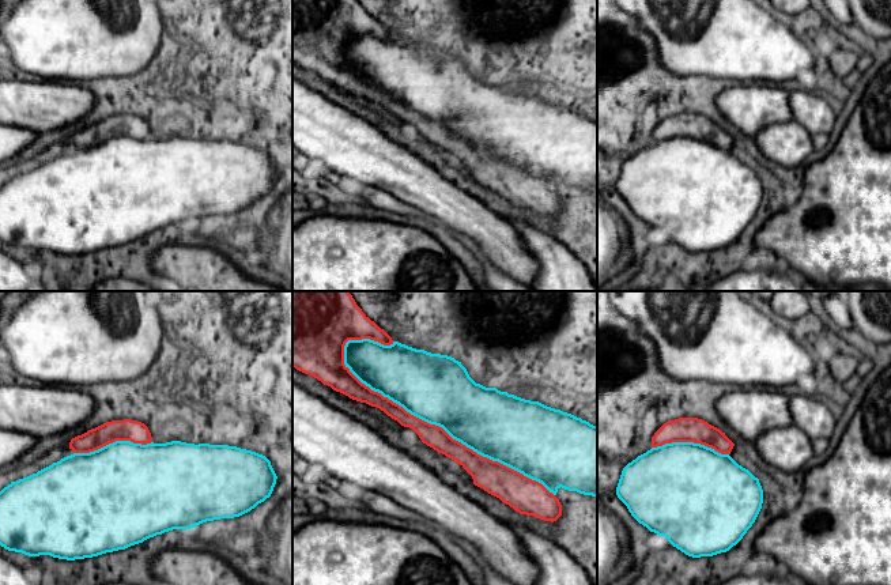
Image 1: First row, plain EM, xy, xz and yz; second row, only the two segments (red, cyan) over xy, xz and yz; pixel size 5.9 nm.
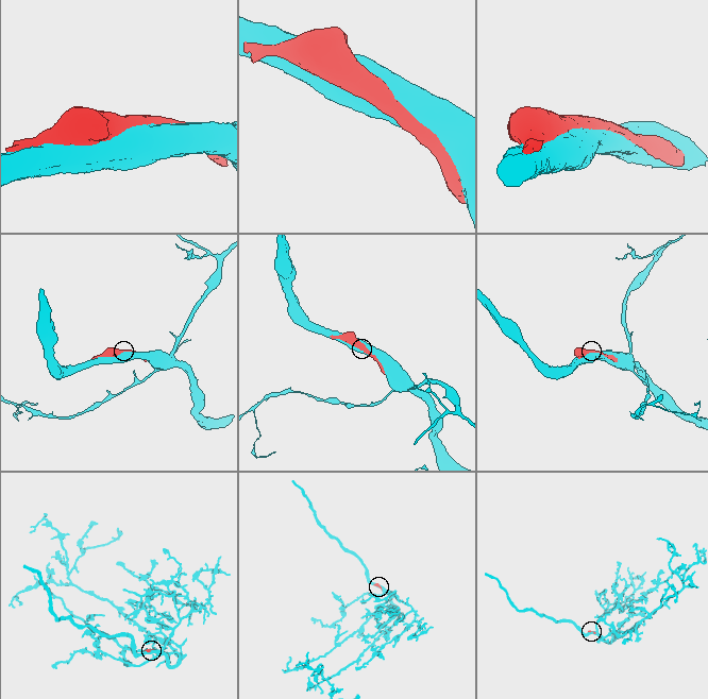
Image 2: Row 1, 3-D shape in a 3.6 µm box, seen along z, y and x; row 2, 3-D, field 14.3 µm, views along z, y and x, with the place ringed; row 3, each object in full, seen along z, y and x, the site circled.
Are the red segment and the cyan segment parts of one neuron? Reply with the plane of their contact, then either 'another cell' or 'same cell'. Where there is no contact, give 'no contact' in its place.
contact in xz; another cell

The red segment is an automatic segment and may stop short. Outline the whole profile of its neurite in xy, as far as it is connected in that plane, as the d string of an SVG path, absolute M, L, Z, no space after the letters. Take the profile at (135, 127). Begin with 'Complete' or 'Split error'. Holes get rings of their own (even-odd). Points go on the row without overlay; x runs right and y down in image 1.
Complete. M124 114L106 117L71 135L73 148L90 148L116 136L131 136L147 140L152 137L148 122L137 116Z

